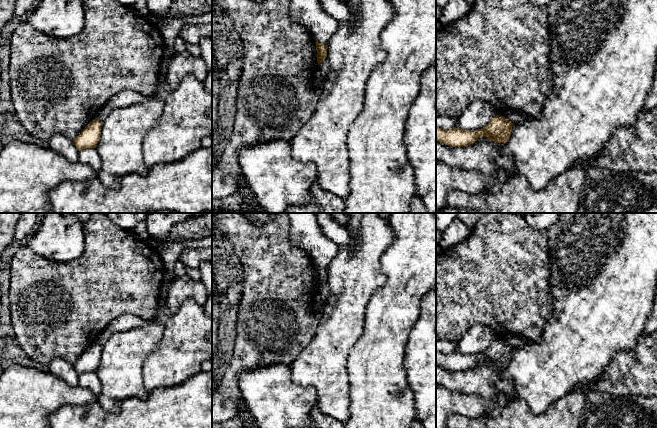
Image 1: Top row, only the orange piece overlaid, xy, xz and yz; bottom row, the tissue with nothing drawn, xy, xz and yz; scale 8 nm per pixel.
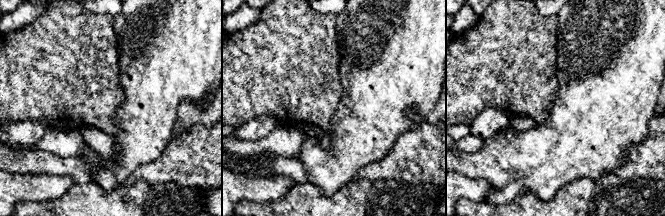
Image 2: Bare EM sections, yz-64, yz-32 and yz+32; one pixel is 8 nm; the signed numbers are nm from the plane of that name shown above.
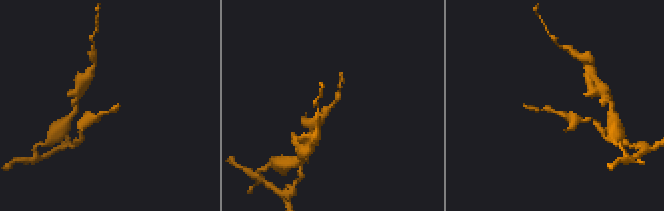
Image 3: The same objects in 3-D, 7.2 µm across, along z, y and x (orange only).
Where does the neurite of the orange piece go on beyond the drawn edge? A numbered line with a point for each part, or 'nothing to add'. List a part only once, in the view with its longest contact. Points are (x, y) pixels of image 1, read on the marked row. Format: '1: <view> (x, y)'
nothing to add

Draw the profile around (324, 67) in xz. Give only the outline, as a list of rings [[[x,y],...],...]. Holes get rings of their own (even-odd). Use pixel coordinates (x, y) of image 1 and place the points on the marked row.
[[[327,57],[324,59],[323,62],[321,62],[318,65],[318,69],[317,70],[322,74],[323,78],[325,78],[328,75],[328,73],[331,70],[331,67],[330,67],[330,63],[329,63],[329,60],[328,60]]]

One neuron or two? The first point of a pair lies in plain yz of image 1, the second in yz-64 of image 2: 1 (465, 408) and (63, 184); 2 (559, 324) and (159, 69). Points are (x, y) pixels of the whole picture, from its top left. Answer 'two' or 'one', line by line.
1: one
2: one

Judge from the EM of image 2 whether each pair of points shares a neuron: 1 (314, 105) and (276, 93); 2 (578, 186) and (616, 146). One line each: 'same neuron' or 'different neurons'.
1: same neuron
2: different neurons

